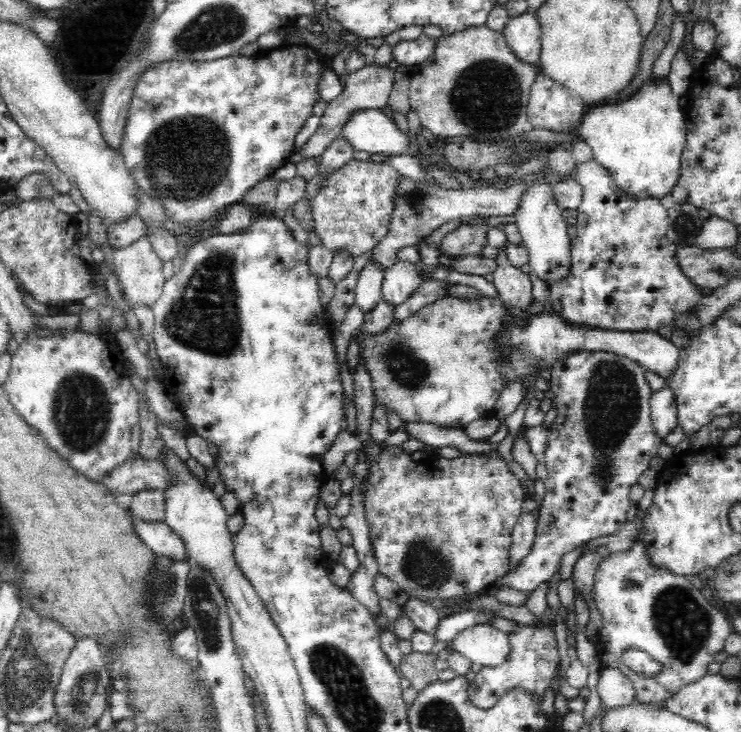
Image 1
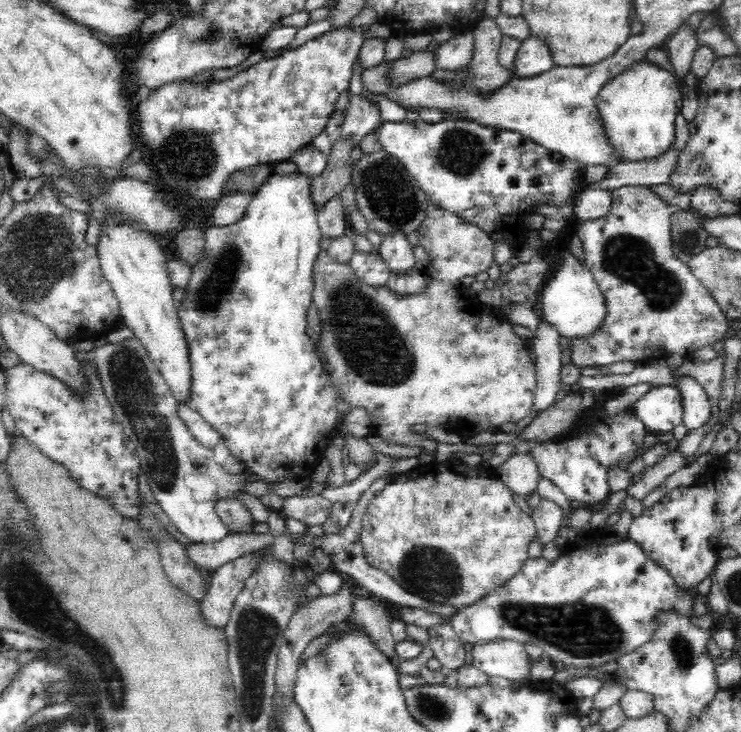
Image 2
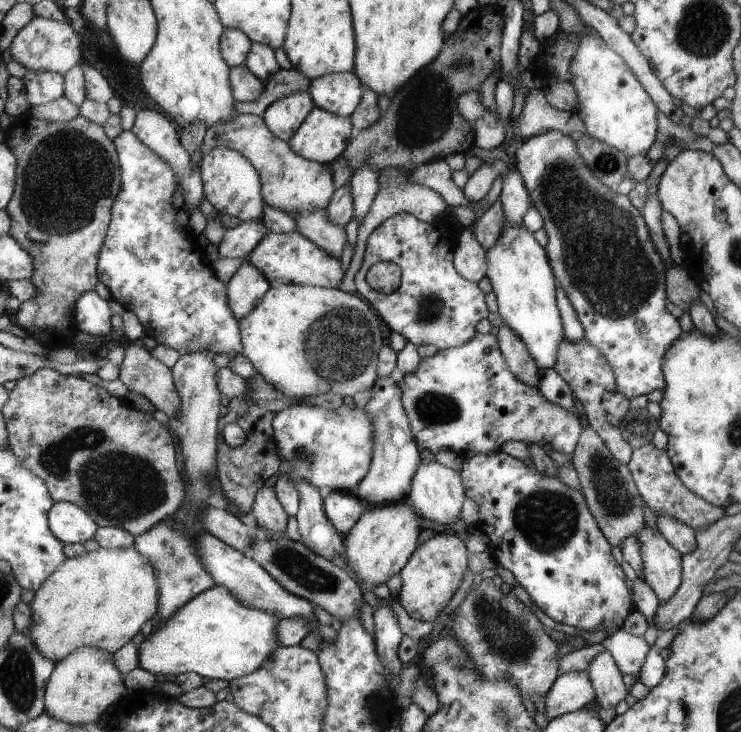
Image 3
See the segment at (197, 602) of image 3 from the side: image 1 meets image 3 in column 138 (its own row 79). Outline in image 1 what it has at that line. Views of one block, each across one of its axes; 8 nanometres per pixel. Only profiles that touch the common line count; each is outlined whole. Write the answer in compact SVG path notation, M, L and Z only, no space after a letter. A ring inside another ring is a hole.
M651 77L638 90L614 104L606 103L586 112L576 136L593 150L593 158L615 180L618 188L635 198L662 199L670 195L680 174L686 144L685 114L667 77Z

